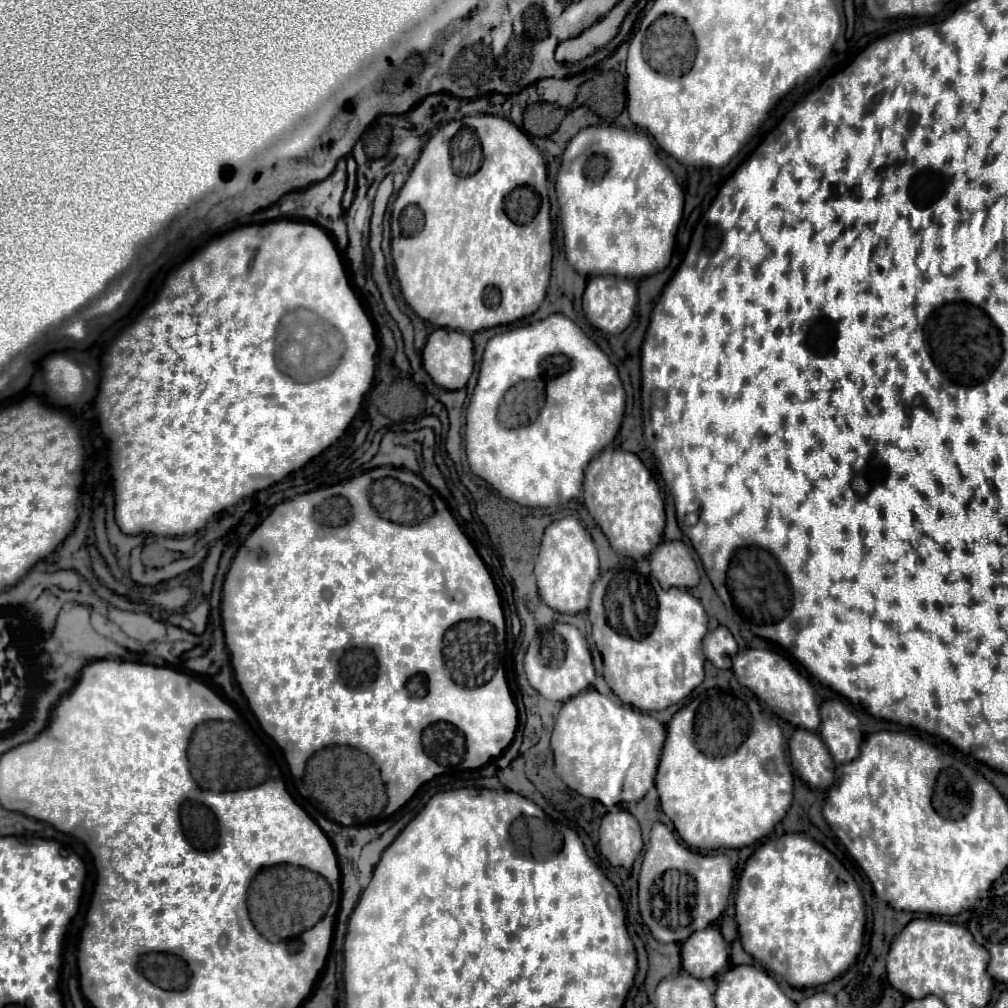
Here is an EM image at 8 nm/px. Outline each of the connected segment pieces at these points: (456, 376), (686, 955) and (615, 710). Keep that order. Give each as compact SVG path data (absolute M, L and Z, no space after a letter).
M436 329L422 351L424 369L444 389L462 389L474 369L472 339L462 331Z
M716 927L692 933L682 943L682 969L698 979L718 975L728 965L728 945Z
M588 689L566 701L556 717L552 731L554 767L570 789L588 799L598 799L606 807L620 801L640 801L654 785L664 739L666 727L648 713Z

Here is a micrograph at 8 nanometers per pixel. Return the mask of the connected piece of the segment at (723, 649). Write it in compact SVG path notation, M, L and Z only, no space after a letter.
M716 627L704 637L704 655L718 669L730 669L732 657L738 653L738 645L726 627Z

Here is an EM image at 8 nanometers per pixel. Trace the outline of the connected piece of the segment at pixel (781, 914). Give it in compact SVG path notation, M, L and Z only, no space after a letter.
M786 833L766 841L754 851L740 875L734 903L744 951L796 989L834 981L845 973L861 952L866 913L864 899L854 877L826 847L800 833Z

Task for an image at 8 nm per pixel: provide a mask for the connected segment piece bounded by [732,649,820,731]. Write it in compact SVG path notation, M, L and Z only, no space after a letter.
M746 649L736 655L732 669L740 685L748 687L760 701L772 707L774 713L780 715L784 721L808 731L818 731L820 713L818 713L814 689L808 683L808 679L798 673L786 656L768 649Z

